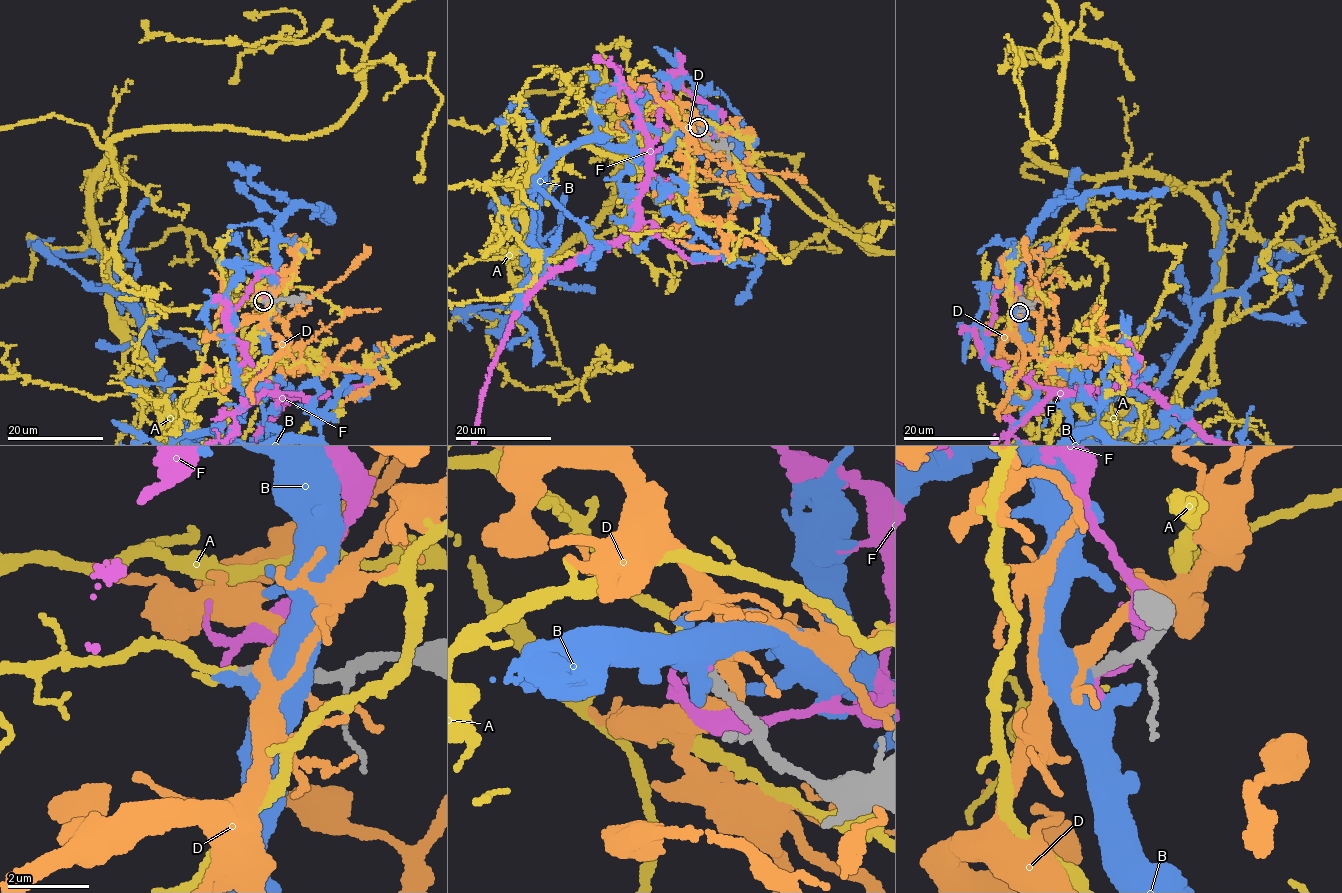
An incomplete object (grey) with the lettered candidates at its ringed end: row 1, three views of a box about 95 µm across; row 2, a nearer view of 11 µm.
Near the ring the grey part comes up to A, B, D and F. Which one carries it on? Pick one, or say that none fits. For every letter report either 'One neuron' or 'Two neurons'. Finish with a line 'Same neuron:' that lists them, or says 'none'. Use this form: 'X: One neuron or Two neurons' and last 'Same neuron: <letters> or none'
A: One neuron
B: Two neurons
D: Two neurons
F: Two neurons
Same neuron: A

